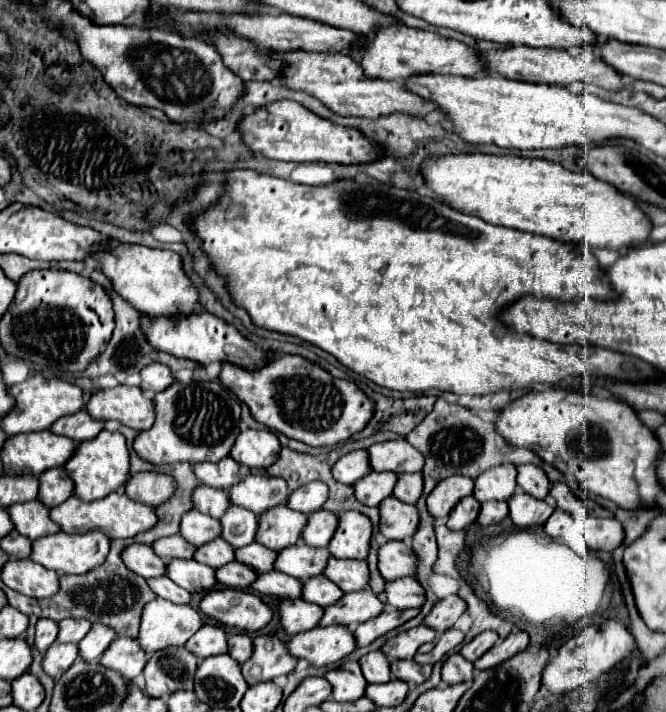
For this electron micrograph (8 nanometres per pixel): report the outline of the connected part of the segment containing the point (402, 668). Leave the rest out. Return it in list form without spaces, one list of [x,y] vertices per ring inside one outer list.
[[[400,660],[400,662],[392,662],[392,674],[398,680],[404,680],[408,684],[422,684],[430,678],[432,674],[432,666],[420,666],[414,660]]]

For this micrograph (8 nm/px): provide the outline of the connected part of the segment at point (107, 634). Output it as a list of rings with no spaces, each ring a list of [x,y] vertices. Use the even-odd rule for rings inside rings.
[[[94,624],[92,630],[86,634],[86,638],[78,644],[80,656],[82,656],[86,662],[98,660],[98,658],[108,650],[108,646],[110,646],[114,640],[116,640],[116,632],[114,632],[110,626]]]

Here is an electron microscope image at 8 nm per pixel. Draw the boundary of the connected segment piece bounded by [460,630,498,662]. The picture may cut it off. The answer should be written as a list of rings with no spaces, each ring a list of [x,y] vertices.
[[[488,630],[488,632],[482,632],[482,634],[478,634],[472,642],[468,642],[468,644],[464,644],[464,648],[462,648],[462,656],[466,658],[466,660],[470,660],[470,662],[476,662],[480,656],[484,656],[494,644],[498,642],[498,632],[494,632],[494,630]]]

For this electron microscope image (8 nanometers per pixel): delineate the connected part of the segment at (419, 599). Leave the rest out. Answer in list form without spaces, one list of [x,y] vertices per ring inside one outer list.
[[[400,578],[386,584],[384,602],[392,608],[422,608],[426,602],[426,590],[416,578]]]

